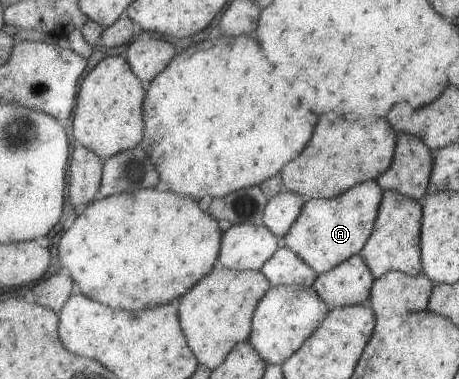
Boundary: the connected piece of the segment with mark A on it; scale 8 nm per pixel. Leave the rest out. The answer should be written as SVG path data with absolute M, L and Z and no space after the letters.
M367 180L331 199L307 199L300 218L281 239L282 245L292 247L319 275L335 269L361 253L361 248L372 233L382 191L376 180Z

